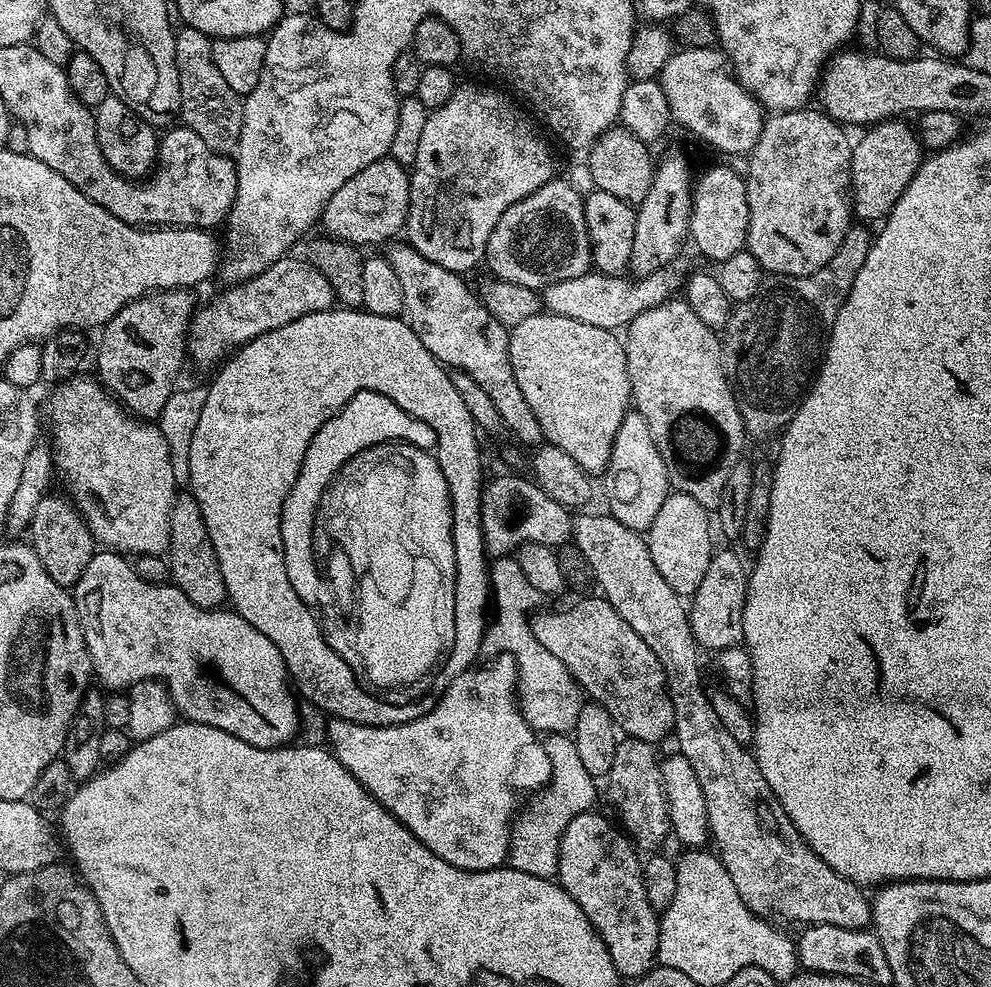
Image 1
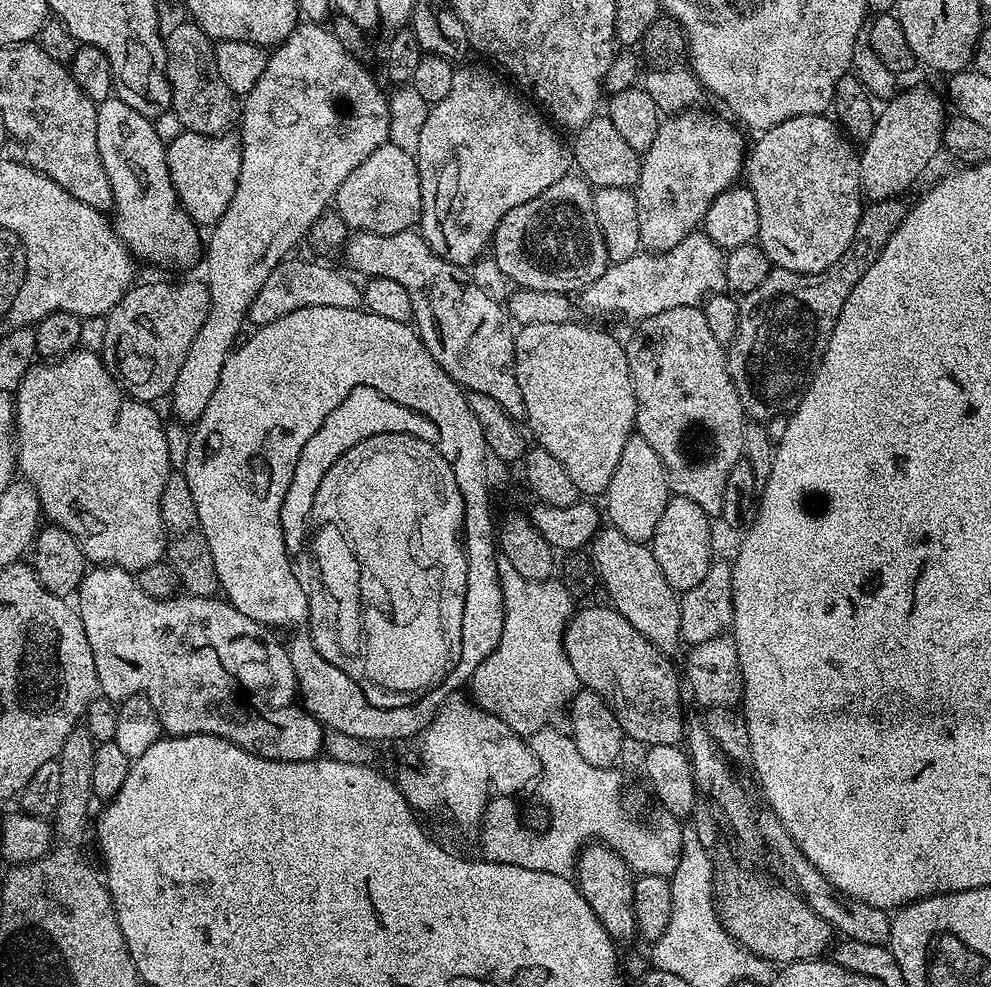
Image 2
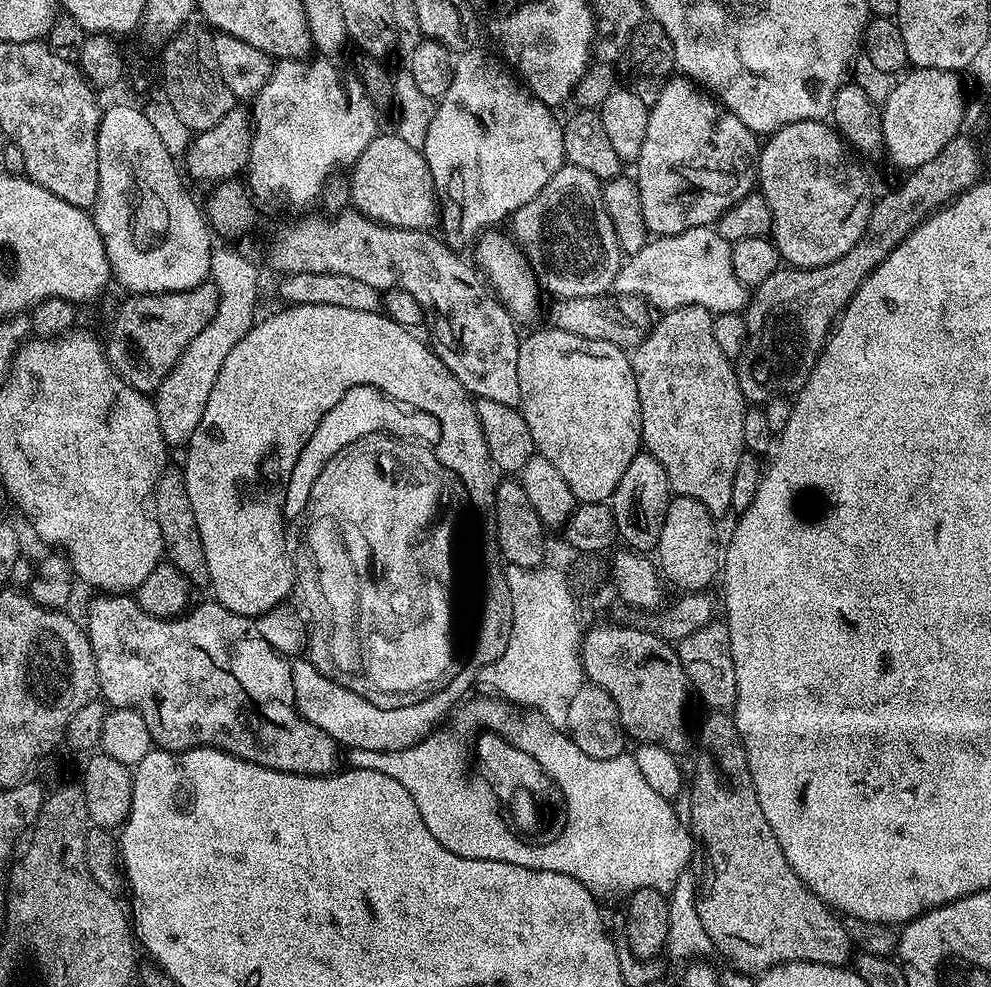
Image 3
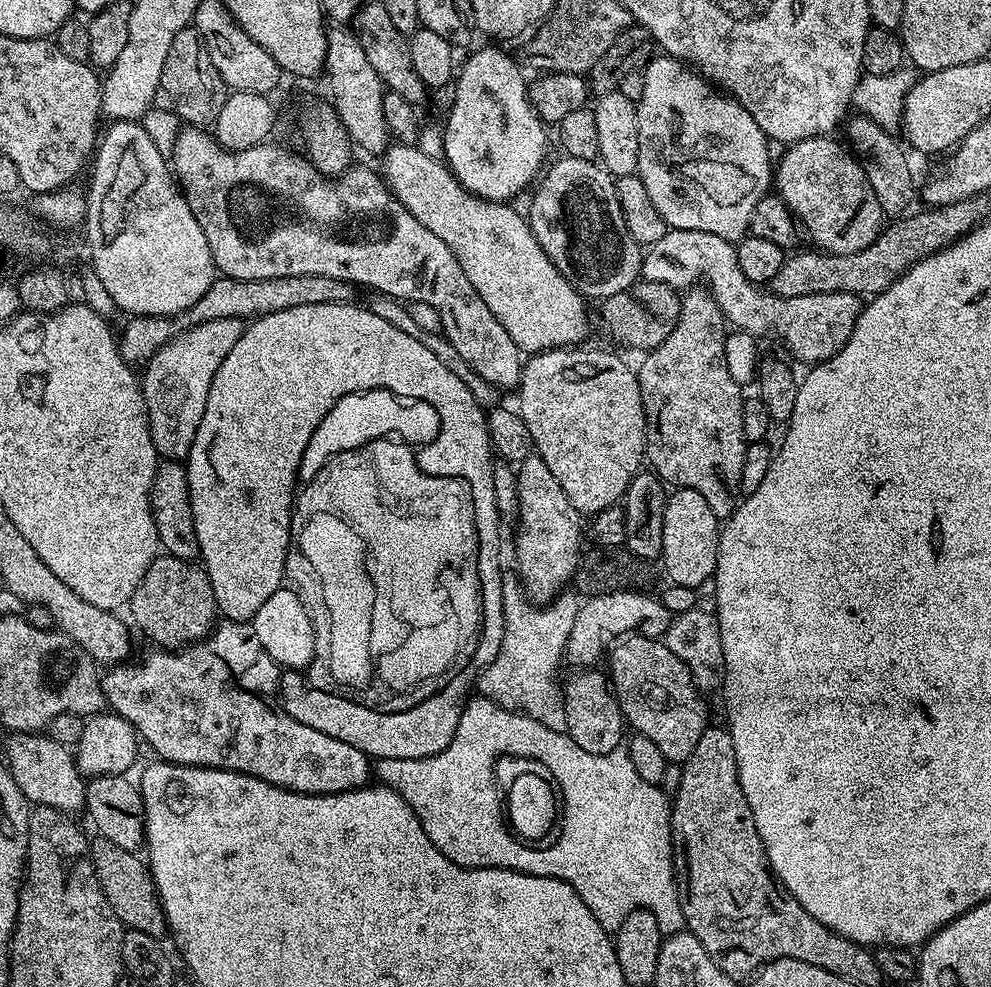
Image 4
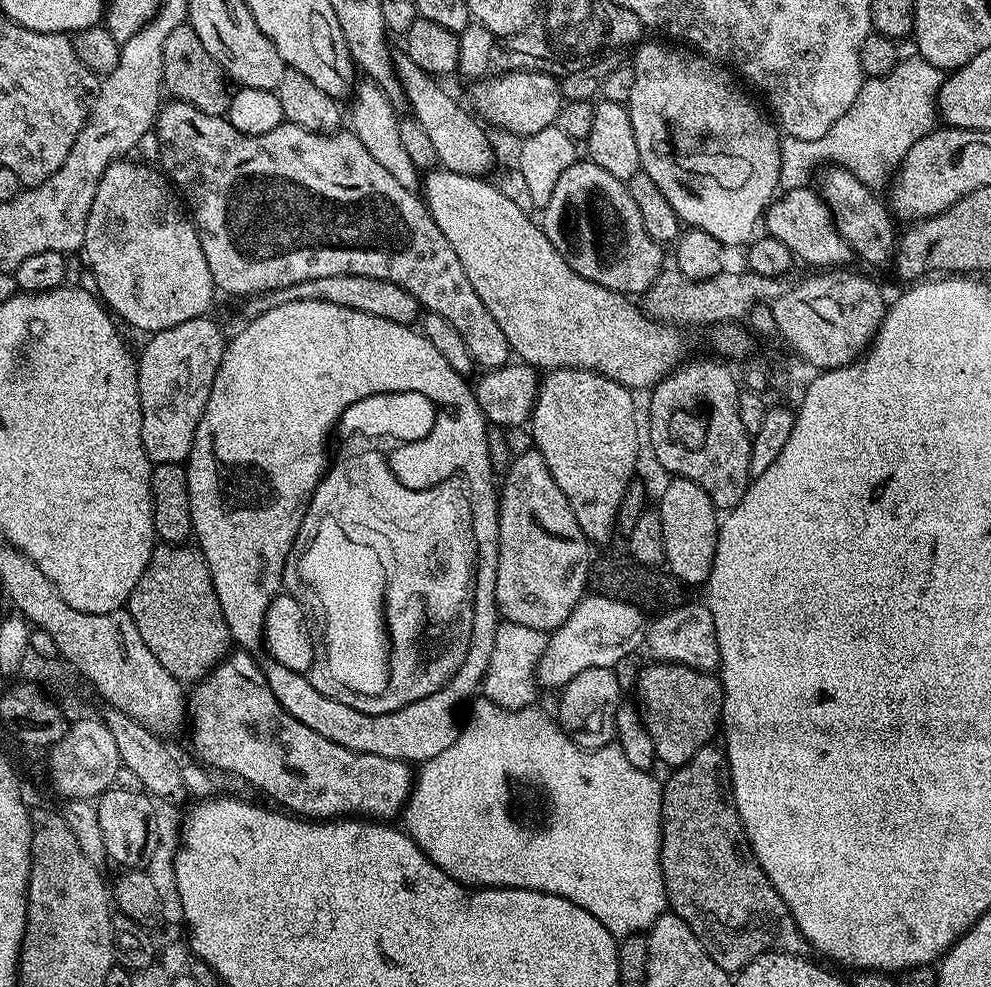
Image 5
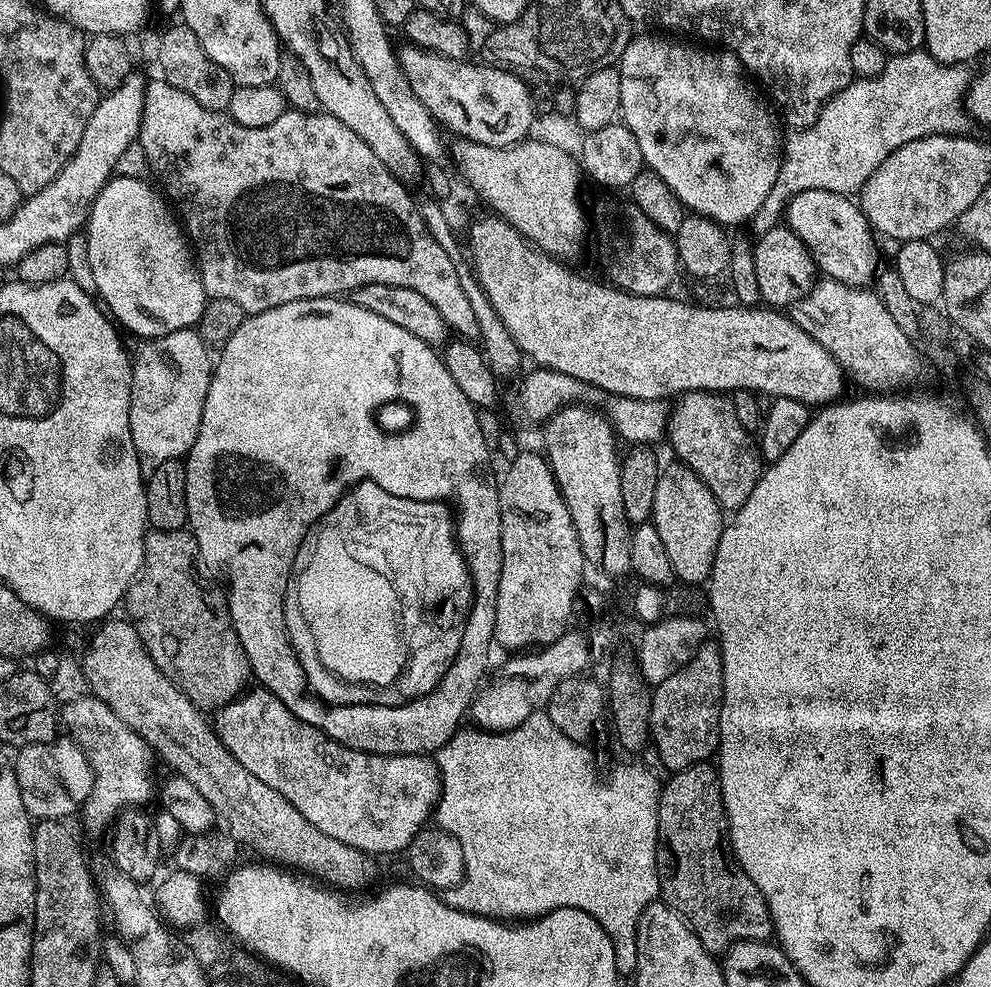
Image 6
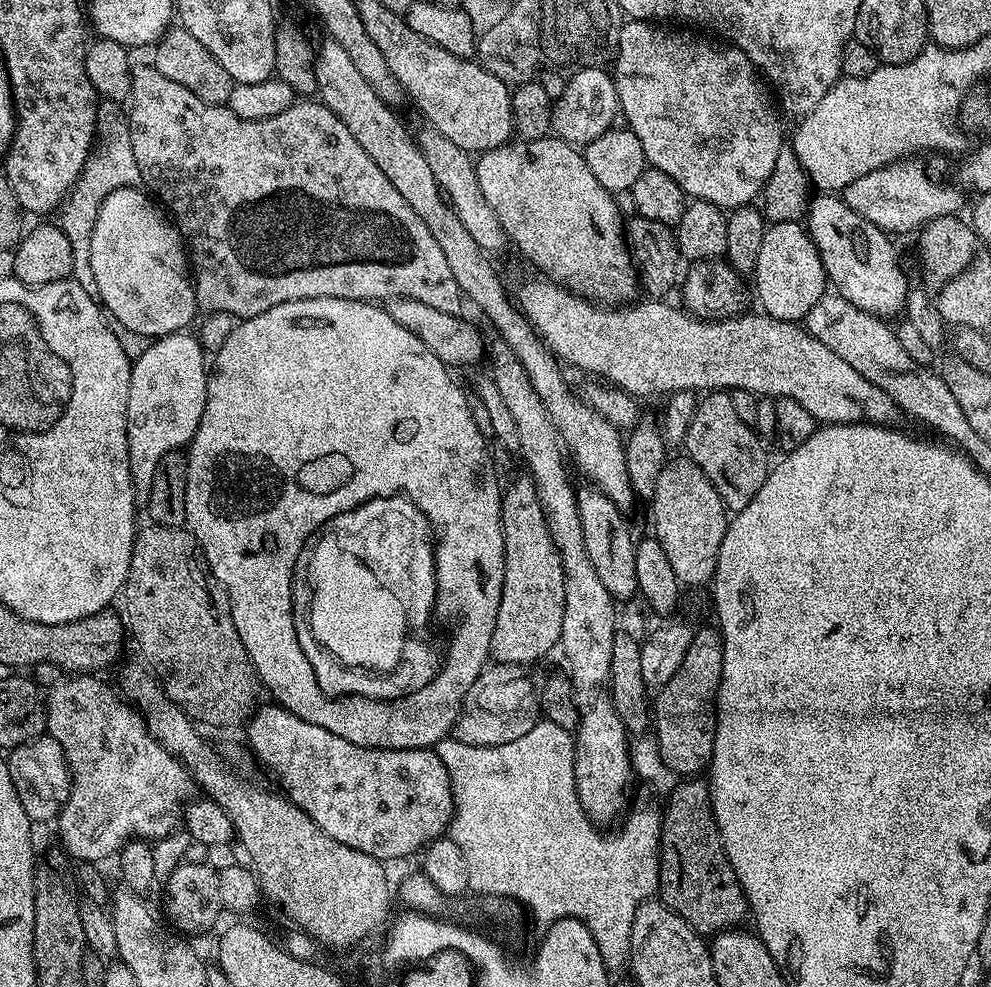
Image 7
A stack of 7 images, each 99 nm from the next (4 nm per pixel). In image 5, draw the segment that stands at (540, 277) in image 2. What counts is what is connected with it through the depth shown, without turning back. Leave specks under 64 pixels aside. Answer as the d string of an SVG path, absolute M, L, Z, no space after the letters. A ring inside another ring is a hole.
M580 158L561 174L554 185L549 204L542 210L542 216L544 233L550 237L553 244L563 245L563 240L568 243L568 265L578 274L582 274L582 278L598 282L603 288L625 294L642 294L665 267L665 249L654 238L650 238L650 234L646 234L646 226L642 226L642 214L638 214L638 206L635 205L634 198L630 198L627 183L614 178L614 174L606 174L606 170L602 170L602 166L598 166L593 160ZM588 236L596 236L600 245L588 240ZM604 244L612 245L607 248Z

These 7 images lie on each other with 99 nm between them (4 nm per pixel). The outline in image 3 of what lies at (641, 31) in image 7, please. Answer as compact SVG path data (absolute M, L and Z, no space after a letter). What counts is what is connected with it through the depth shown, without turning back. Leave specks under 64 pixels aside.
M676 74L665 79L659 85L654 106L648 109L646 142L642 142L642 154L635 160L634 168L636 168L634 179L642 198L642 218L646 218L646 226L653 237L682 234L682 230L690 230L691 228L706 228L715 225L720 216L726 214L736 203L742 198L746 198L749 192L753 191L758 180L758 136L757 133L750 131L745 124L738 122L738 118L733 112L721 107L703 87L697 86L683 74Z

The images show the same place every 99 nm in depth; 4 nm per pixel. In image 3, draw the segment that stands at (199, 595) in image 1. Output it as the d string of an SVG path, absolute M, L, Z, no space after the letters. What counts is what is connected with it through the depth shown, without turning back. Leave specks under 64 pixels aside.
M165 467L163 474L152 491L150 511L162 530L164 555L167 563L182 570L184 577L194 586L208 584L208 567L206 550L202 550L202 534L198 534L198 522L194 522L194 506L190 506L190 494L186 494L186 478L183 467Z

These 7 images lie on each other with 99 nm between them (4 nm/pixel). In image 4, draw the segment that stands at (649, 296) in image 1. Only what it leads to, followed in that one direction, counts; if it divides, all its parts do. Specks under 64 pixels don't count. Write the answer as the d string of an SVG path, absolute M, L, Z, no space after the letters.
M668 228L658 242L647 245L640 274L643 279L662 282L677 290L705 285L720 307L720 315L733 329L757 338L763 338L767 332L776 332L777 338L788 347L789 354L801 360L804 366L821 364L842 350L854 330L854 322L858 322L862 307L861 297L852 292L806 294L785 300L773 296L771 291L750 283L746 274L742 274L733 241L702 230Z

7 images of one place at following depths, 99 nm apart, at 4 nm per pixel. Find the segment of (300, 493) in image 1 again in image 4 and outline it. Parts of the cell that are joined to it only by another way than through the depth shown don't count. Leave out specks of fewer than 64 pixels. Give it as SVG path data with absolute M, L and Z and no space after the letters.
M385 388L346 394L346 398L334 402L330 414L318 422L318 430L310 434L310 442L306 442L306 450L302 450L299 479L304 482L312 480L331 456L351 448L361 448L375 440L395 438L409 446L423 446L433 443L437 436L438 428L425 400L413 402Z

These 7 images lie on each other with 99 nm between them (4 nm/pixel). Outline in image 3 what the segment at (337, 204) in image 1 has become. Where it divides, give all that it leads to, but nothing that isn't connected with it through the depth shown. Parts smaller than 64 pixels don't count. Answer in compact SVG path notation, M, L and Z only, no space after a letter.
M378 134L370 142L370 146L366 146L366 150L362 150L362 154L357 158L356 163L351 165L350 179L352 181L351 207L355 211L369 216L371 220L378 220L381 224L390 228L432 230L437 227L438 197L435 184L431 180L430 166L427 165L423 151L402 142L400 136Z

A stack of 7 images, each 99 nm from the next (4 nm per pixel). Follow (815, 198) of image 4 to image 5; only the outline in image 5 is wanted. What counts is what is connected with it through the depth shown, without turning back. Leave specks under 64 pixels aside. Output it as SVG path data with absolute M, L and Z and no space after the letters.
M828 166L820 176L818 191L828 204L836 223L838 234L848 243L849 249L856 252L868 264L884 264L893 259L898 243L898 228L889 205L879 200L877 193L867 188L850 170L839 166Z

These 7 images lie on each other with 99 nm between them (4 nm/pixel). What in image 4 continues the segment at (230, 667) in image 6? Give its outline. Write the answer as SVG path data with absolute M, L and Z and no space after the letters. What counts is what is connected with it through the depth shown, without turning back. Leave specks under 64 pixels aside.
M167 554L157 555L150 570L146 570L144 580L132 595L131 608L131 623L136 623L160 650L179 650L203 640L218 620L216 599L208 573L199 563Z

